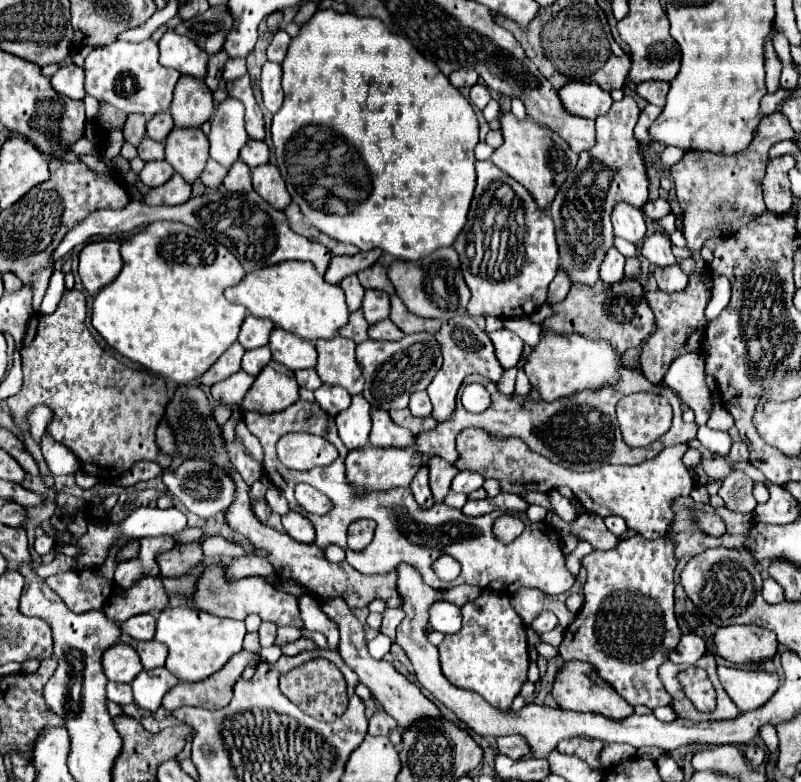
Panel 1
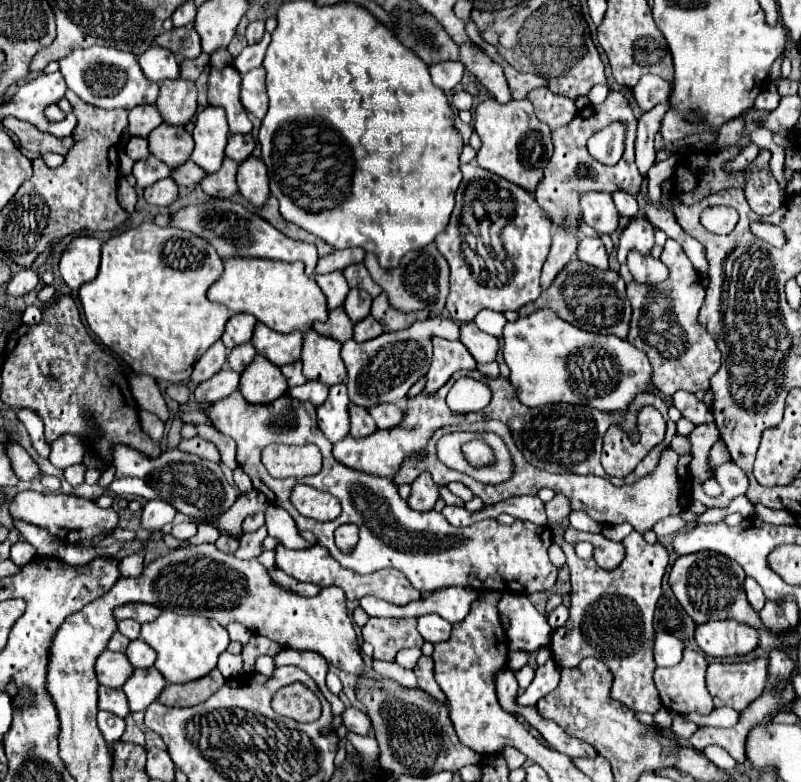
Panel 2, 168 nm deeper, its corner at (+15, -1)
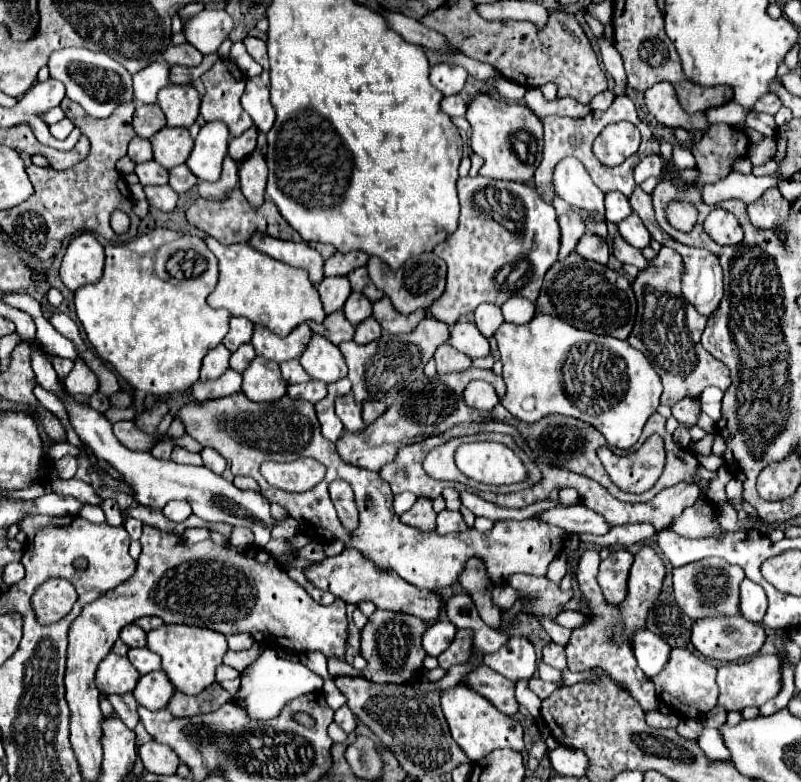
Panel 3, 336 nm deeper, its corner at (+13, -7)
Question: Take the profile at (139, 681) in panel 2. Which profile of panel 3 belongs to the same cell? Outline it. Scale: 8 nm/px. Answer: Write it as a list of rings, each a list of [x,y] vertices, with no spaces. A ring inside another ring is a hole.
[[[153,671],[153,673],[143,675],[133,691],[137,703],[151,711],[165,709],[173,693],[175,693],[175,687],[171,685],[165,671]]]

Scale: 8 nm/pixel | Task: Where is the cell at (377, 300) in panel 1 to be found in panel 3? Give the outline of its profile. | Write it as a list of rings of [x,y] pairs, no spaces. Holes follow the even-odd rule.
[[[351,293],[347,303],[343,305],[343,313],[353,325],[359,325],[367,317],[371,317],[371,309],[373,309],[373,305],[363,293]]]

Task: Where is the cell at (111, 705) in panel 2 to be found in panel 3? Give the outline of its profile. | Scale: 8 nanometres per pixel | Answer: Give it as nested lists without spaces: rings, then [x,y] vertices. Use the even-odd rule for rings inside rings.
[[[133,693],[109,695],[109,701],[111,701],[115,713],[121,717],[121,721],[123,721],[129,729],[135,729],[135,725],[139,723],[139,715],[137,715],[137,701],[135,701]]]

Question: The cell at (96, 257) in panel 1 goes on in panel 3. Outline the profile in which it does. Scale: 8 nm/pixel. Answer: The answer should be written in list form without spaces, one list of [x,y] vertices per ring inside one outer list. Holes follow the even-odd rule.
[[[93,233],[77,235],[61,261],[61,279],[71,289],[77,291],[81,285],[95,283],[103,275],[103,245]]]

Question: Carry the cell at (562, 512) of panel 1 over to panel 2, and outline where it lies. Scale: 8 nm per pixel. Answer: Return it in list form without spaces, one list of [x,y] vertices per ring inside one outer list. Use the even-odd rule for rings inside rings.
[[[563,523],[549,525],[553,543],[557,543],[571,569],[571,605],[567,623],[553,631],[551,657],[559,667],[577,667],[585,657],[603,661],[613,673],[611,697],[633,711],[657,713],[661,699],[653,683],[653,613],[657,599],[661,597],[661,579],[667,569],[667,549],[659,543],[649,545],[639,533],[631,533],[623,539],[625,559],[619,567],[607,571],[601,569],[595,559],[579,559],[573,545],[563,539],[567,527]]]

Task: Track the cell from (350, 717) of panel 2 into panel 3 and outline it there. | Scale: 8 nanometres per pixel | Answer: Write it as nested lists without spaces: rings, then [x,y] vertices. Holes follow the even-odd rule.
[[[343,705],[343,707],[339,707],[339,709],[335,711],[335,723],[337,723],[345,733],[351,733],[351,731],[355,729],[355,725],[357,725],[357,719],[355,719],[355,715],[351,713],[351,709],[349,709],[347,705]]]

